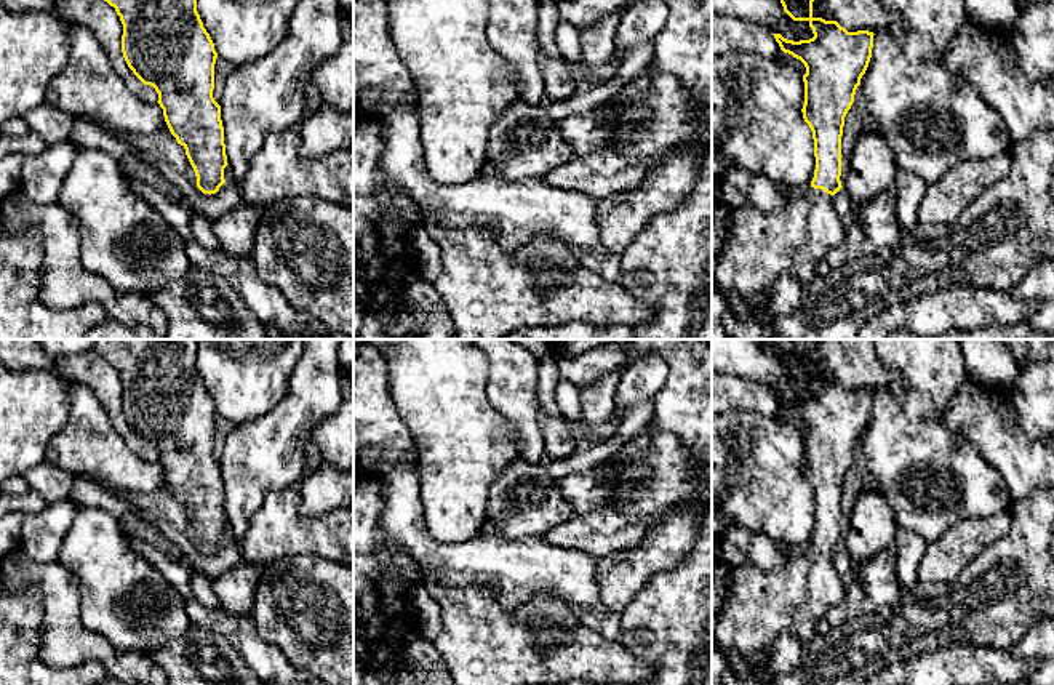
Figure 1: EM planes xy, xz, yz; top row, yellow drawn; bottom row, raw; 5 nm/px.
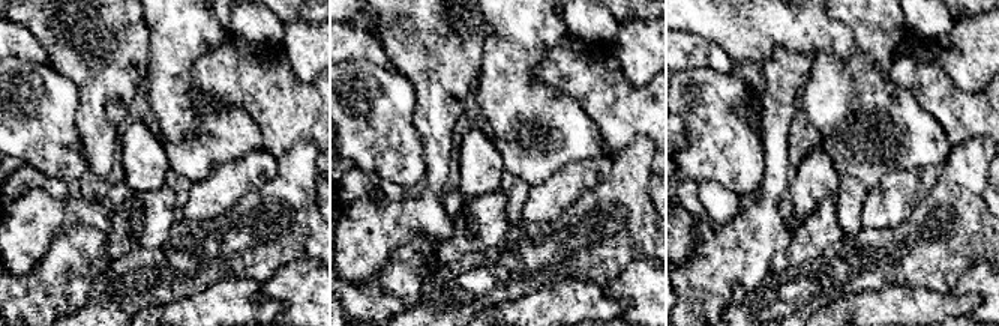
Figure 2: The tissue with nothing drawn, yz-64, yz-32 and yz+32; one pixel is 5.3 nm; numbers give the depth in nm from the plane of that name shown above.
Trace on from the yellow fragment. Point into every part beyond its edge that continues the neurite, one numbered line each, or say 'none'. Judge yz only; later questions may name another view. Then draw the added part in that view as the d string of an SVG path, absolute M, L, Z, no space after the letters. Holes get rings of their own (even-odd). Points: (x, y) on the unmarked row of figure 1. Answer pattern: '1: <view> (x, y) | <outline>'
1: yz (760, 605) | M809 546L804 554L792 554L787 560L765 571L750 560L733 567L723 597L723 611L717 615L715 639L721 647L737 651L747 663L744 677L726 666L721 674L723 685L773 685L765 680L765 671L774 653L774 640L789 632L806 648L824 629L825 611L843 602L844 583L832 563L833 554Z

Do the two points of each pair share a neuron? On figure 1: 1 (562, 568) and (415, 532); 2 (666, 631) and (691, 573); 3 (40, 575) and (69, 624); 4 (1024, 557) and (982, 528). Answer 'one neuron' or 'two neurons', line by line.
1: one neuron
2: one neuron
3: one neuron
4: two neurons

